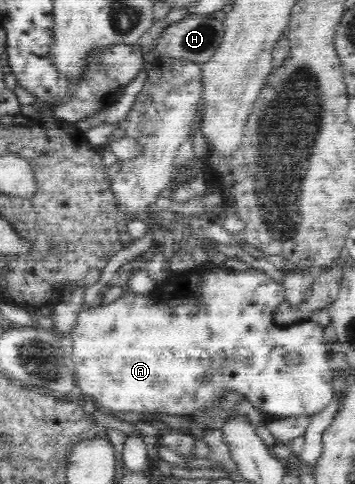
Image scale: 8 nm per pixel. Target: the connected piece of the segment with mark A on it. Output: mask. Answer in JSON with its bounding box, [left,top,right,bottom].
[68,263,334,419]

